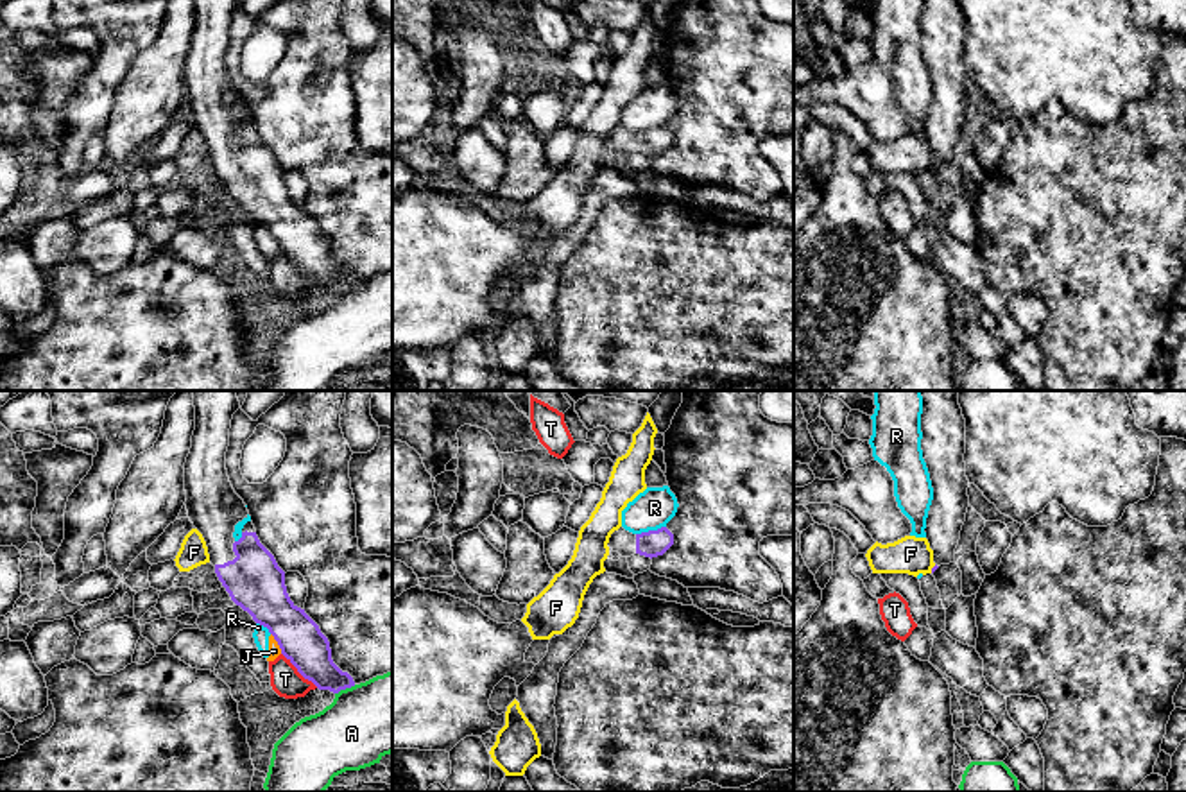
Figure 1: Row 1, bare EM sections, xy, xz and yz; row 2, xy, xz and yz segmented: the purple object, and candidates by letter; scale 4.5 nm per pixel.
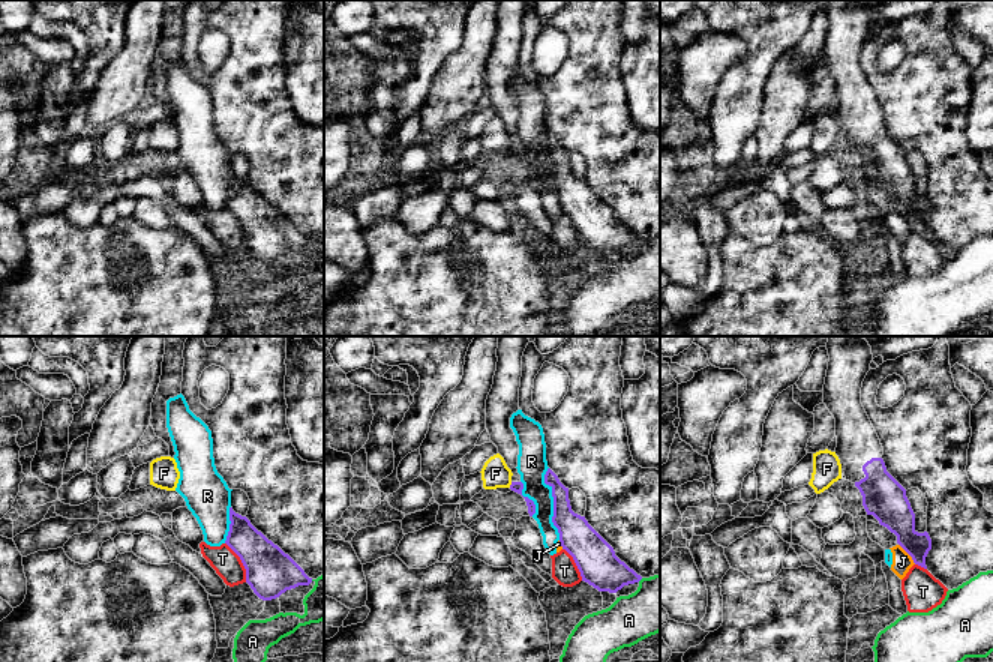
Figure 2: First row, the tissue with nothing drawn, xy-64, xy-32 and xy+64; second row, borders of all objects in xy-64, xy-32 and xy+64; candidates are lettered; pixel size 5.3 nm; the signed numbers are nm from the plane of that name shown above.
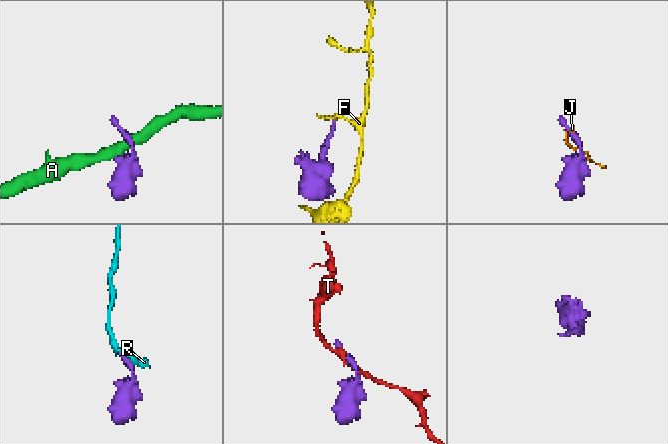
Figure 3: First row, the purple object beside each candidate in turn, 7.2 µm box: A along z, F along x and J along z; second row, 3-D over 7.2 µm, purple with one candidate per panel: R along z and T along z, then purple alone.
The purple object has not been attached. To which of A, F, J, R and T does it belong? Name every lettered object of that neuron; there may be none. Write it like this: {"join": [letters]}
{"join": []}

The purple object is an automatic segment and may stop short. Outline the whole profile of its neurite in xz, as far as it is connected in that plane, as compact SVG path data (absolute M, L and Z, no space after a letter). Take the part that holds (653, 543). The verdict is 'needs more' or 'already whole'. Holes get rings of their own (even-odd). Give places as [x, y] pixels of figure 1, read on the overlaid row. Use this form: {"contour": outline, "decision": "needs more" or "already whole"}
{"contour": "M620 527L611 534L607 543L609 552L618 552L622 557L640 554L650 559L663 555L672 545L674 534L666 527L641 534L632 534Z", "decision": "needs more"}

